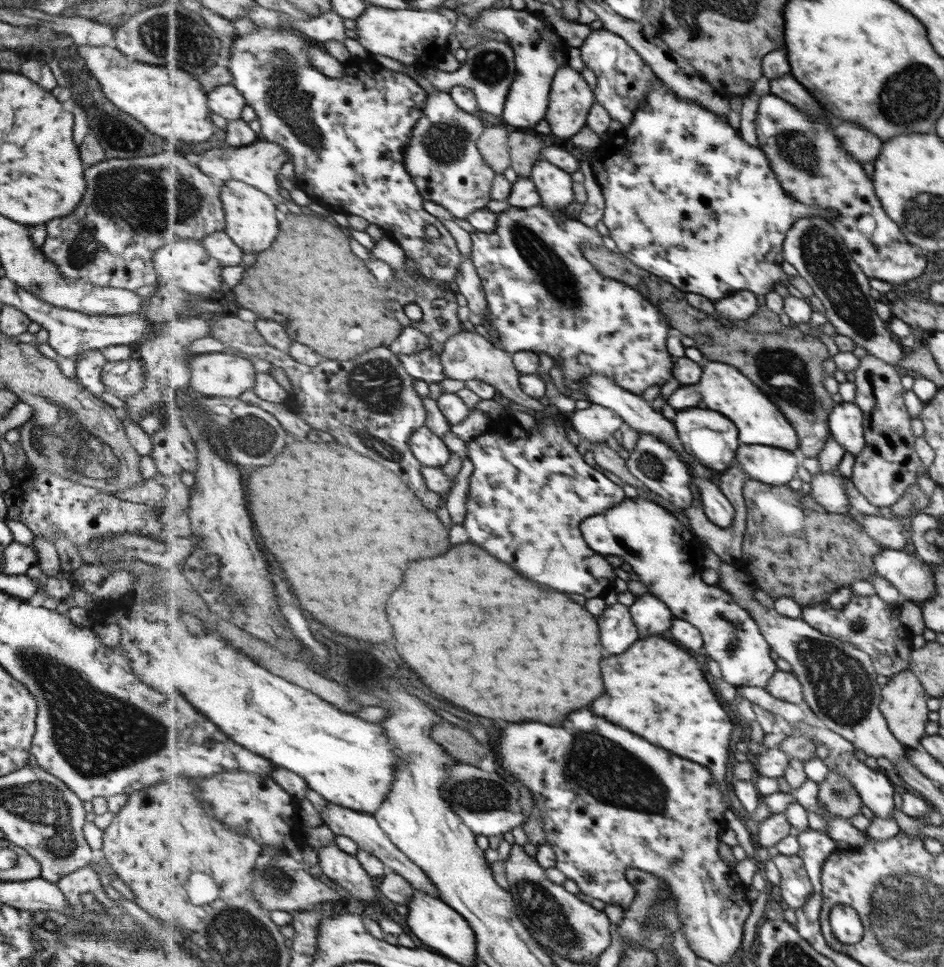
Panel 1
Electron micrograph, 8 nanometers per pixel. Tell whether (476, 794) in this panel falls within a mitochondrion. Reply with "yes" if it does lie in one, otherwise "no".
yes

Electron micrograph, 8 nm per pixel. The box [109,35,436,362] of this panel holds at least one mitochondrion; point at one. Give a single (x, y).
(282, 95)

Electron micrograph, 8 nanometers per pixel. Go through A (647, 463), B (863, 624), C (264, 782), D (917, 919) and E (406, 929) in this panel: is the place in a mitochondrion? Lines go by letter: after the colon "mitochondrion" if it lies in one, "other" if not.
A: mitochondrion
B: mitochondrion
C: other
D: mitochondrion
E: other

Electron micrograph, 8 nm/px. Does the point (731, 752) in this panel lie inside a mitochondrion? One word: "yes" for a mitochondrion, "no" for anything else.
no

